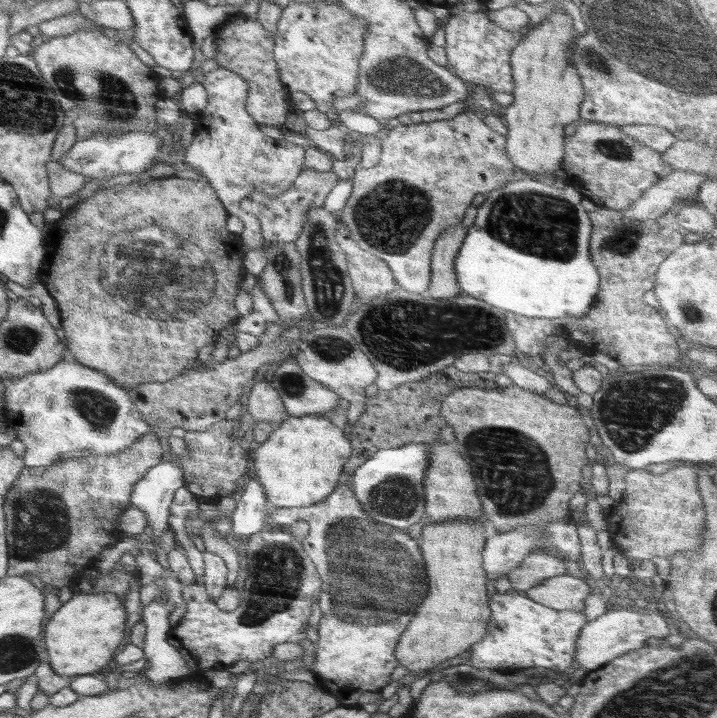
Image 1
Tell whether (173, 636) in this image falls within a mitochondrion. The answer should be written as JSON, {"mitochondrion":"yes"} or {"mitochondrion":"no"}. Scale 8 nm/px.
{"mitochondrion":"no"}

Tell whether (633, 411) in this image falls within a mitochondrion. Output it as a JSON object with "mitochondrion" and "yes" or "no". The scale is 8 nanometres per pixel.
{"mitochondrion":"yes"}

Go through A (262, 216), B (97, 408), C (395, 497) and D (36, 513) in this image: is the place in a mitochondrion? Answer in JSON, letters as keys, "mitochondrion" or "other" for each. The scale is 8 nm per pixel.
{"A":"other","B":"mitochondrion","C":"mitochondrion","D":"mitochondrion"}

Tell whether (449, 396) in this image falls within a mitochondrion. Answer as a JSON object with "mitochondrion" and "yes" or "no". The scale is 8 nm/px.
{"mitochondrion":"no"}

